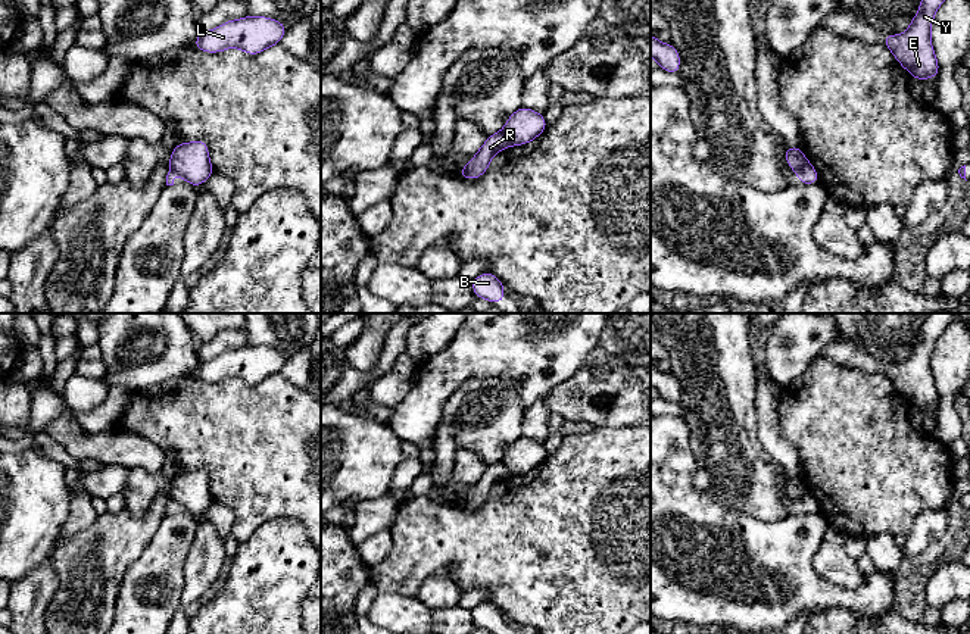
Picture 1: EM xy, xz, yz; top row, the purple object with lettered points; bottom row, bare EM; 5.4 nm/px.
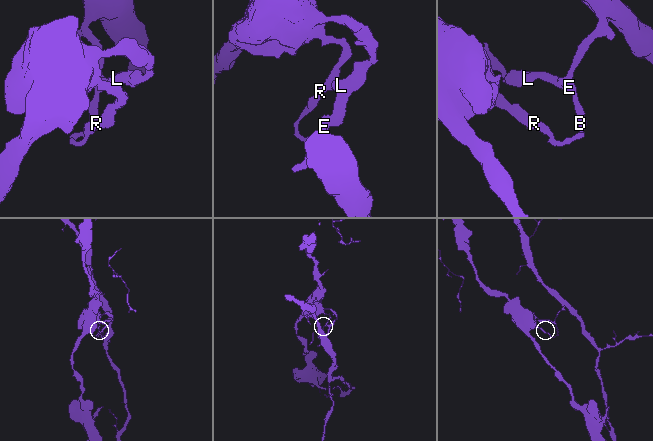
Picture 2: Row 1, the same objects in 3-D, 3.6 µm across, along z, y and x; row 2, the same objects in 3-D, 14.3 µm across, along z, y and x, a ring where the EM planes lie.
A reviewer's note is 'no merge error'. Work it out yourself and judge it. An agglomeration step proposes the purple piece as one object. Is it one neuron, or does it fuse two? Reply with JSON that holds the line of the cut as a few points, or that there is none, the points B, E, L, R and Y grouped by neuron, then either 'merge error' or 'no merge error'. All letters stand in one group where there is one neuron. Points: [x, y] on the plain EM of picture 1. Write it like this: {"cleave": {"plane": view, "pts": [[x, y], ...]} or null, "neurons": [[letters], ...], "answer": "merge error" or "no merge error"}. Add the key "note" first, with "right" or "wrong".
{"note": "wrong", "cleave": {"plane": "xz", "pts": [[502, 459], [511, 474]]}, "neurons": [["B", "E", "R", "Y"], ["L"]], "answer": "merge error"}

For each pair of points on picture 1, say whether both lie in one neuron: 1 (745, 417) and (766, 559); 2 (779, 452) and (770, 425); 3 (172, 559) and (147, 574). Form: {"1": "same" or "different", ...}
{"1": "different", "2": "same", "3": "same"}

